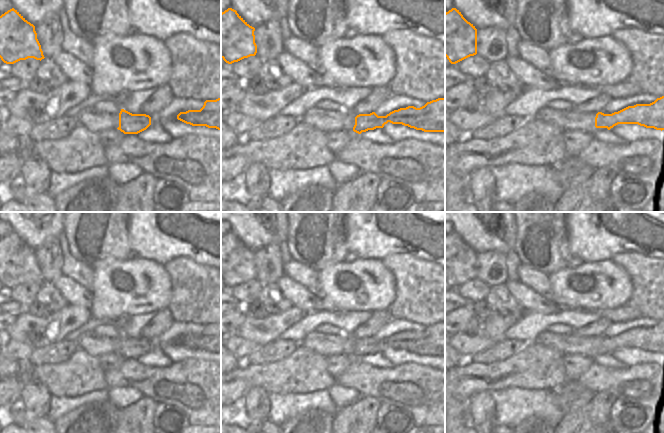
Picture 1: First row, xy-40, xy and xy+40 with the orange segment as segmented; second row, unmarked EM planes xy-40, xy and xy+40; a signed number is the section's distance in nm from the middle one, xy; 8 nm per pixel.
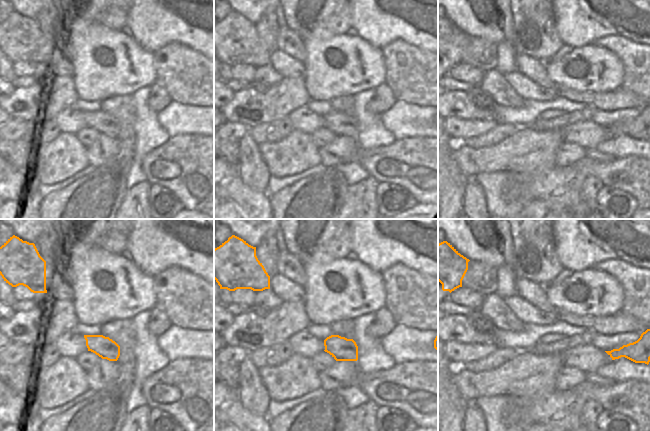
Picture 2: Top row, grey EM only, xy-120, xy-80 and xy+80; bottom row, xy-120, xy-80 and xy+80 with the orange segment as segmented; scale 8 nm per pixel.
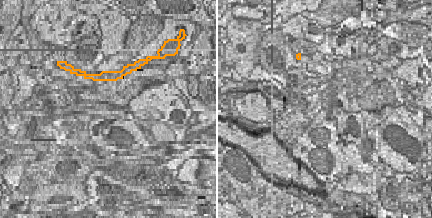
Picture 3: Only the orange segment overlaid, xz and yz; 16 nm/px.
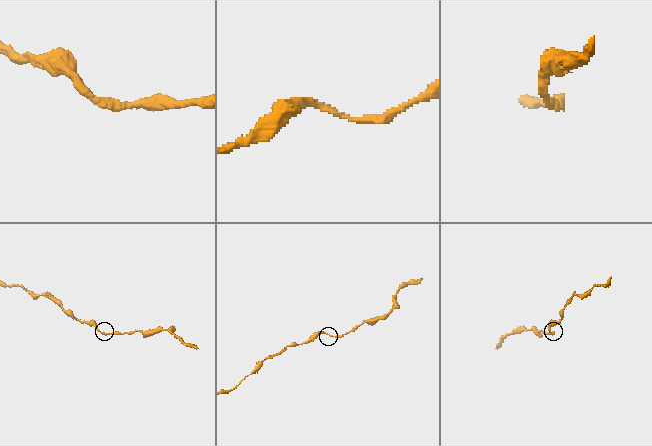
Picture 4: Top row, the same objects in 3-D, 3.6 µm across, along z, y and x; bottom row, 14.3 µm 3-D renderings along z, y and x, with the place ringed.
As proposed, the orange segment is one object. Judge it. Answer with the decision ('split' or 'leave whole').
leave whole

